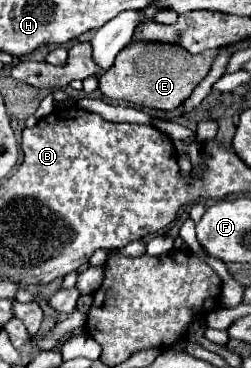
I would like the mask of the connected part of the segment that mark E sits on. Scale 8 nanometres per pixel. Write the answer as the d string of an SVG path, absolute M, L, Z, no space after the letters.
M131 41L115 59L115 65L99 75L99 89L105 97L115 101L127 101L141 107L173 111L177 109L197 87L197 83L209 73L219 49L209 49L199 55L191 55L181 45L165 45L151 41Z

